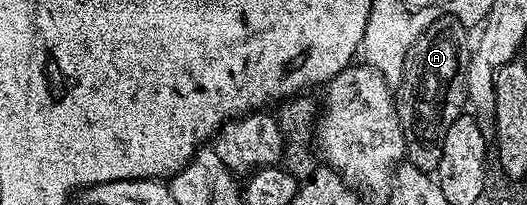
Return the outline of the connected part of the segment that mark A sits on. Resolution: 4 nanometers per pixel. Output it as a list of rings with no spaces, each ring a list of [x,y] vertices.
[[[439,17],[413,41],[407,51],[407,75],[399,72],[397,81],[407,87],[407,95],[394,95],[395,108],[399,114],[399,124],[407,146],[406,162],[417,169],[428,173],[438,172],[441,152],[439,139],[445,141],[443,127],[449,129],[465,109],[459,106],[459,99],[443,99],[443,95],[411,95],[411,87],[419,91],[419,87],[462,87],[467,90],[467,61],[471,57],[472,48],[467,47],[468,28],[465,28],[454,17]]]

